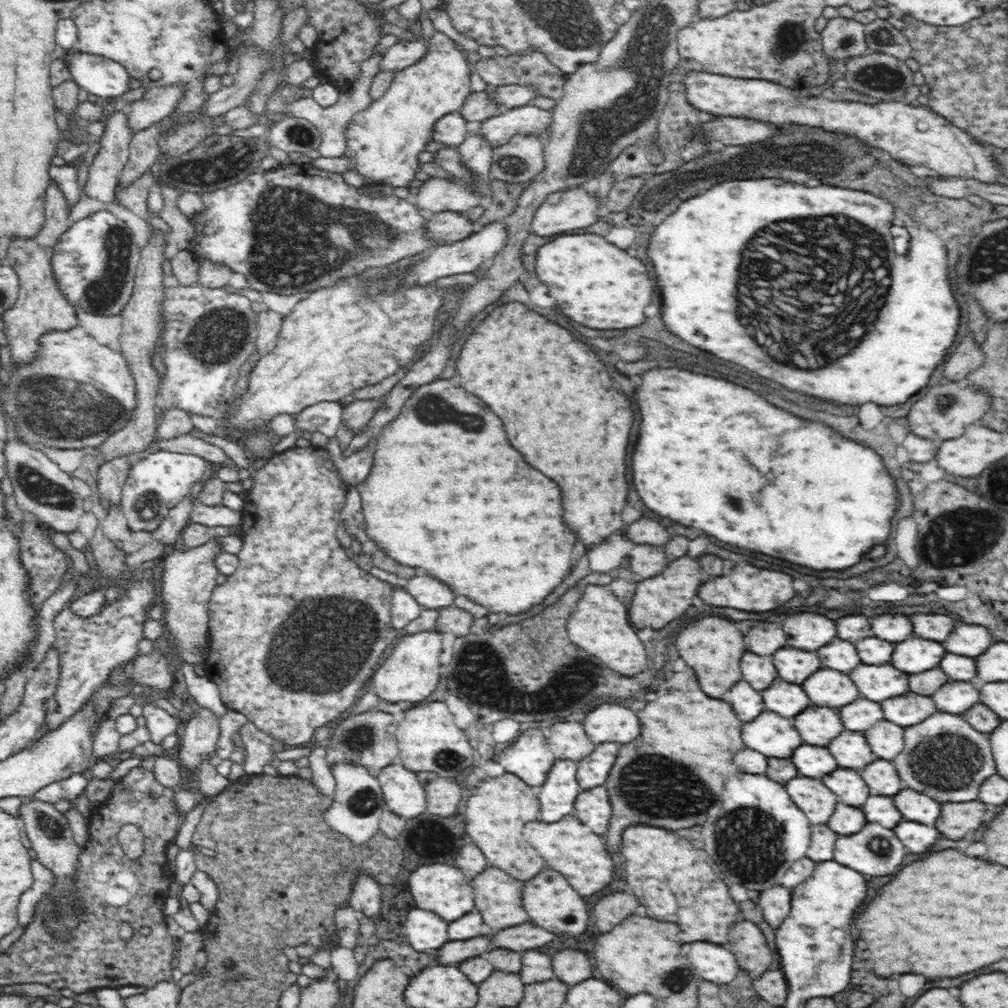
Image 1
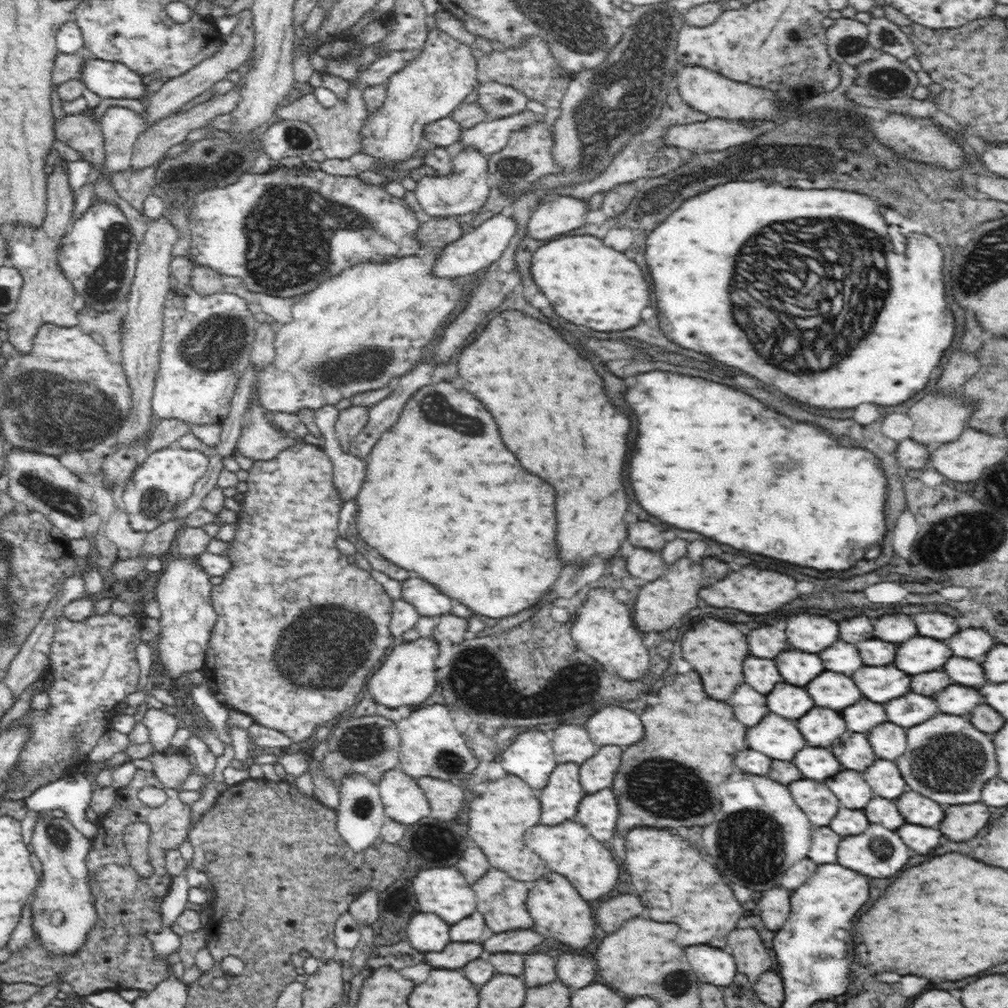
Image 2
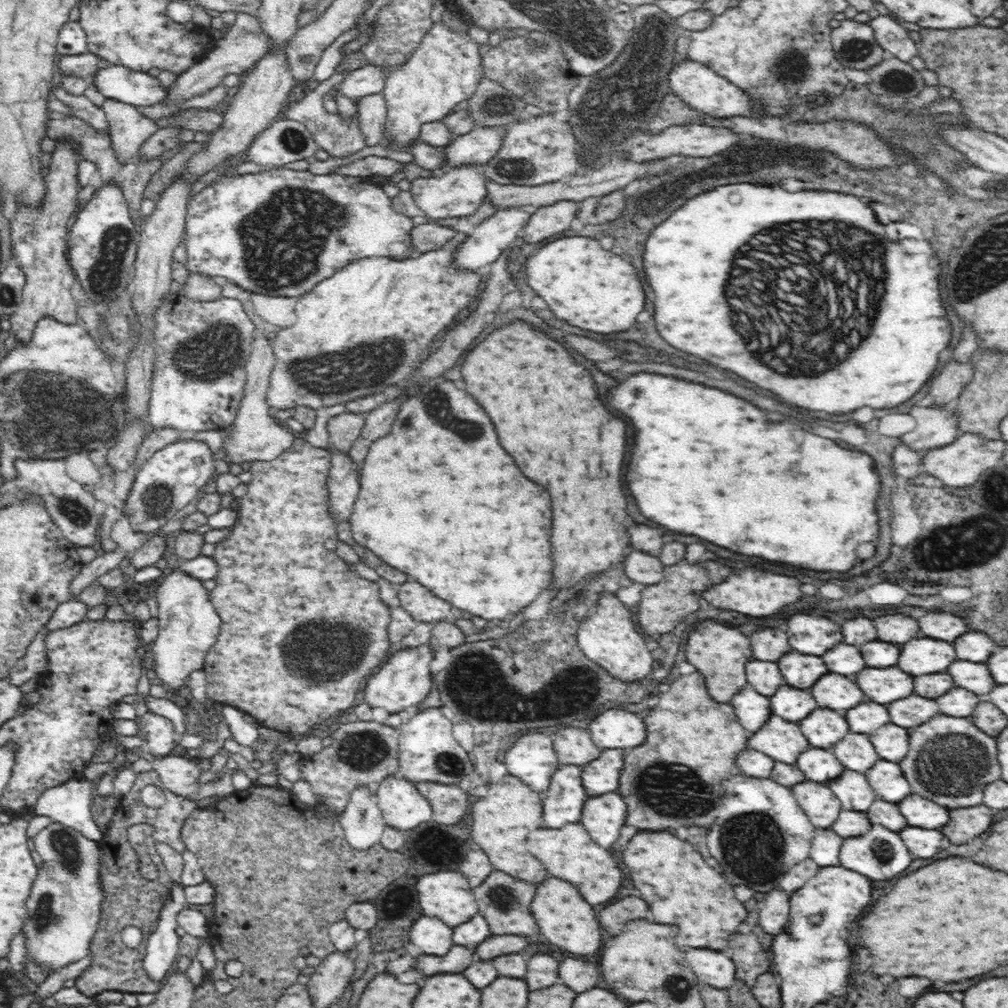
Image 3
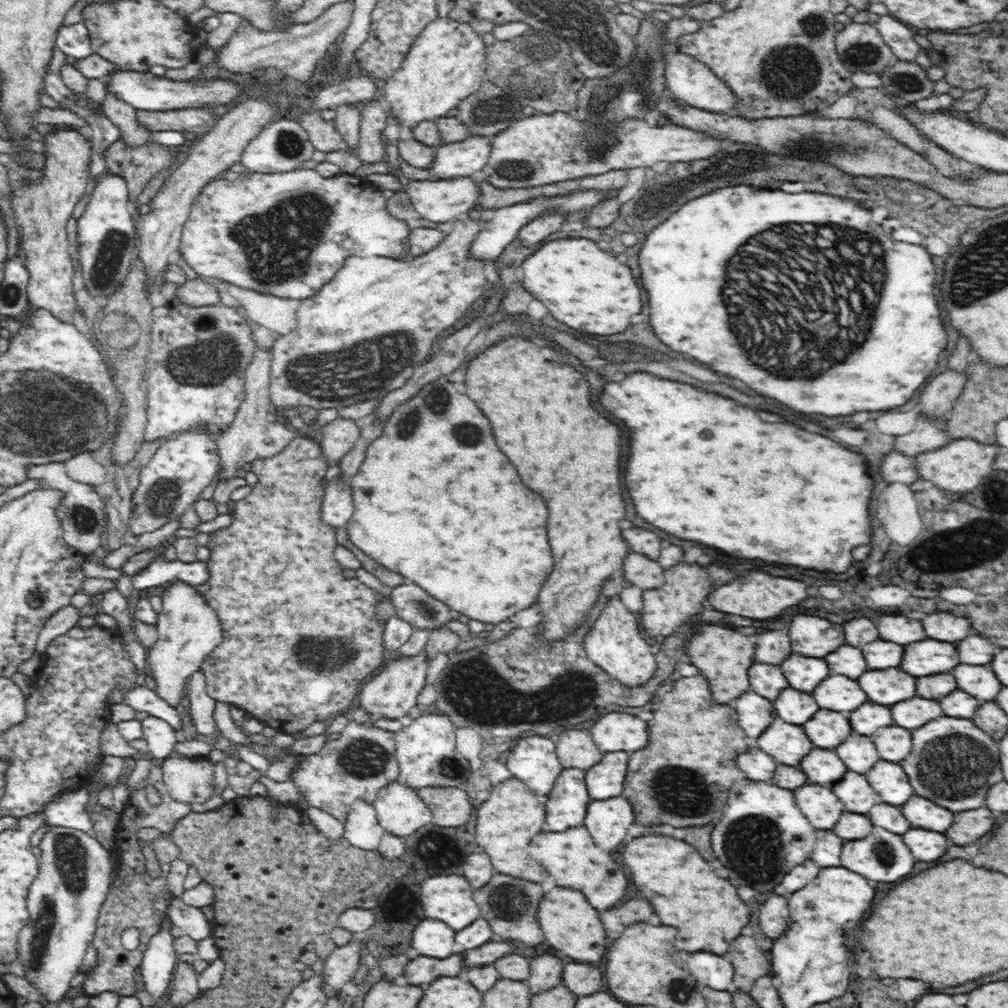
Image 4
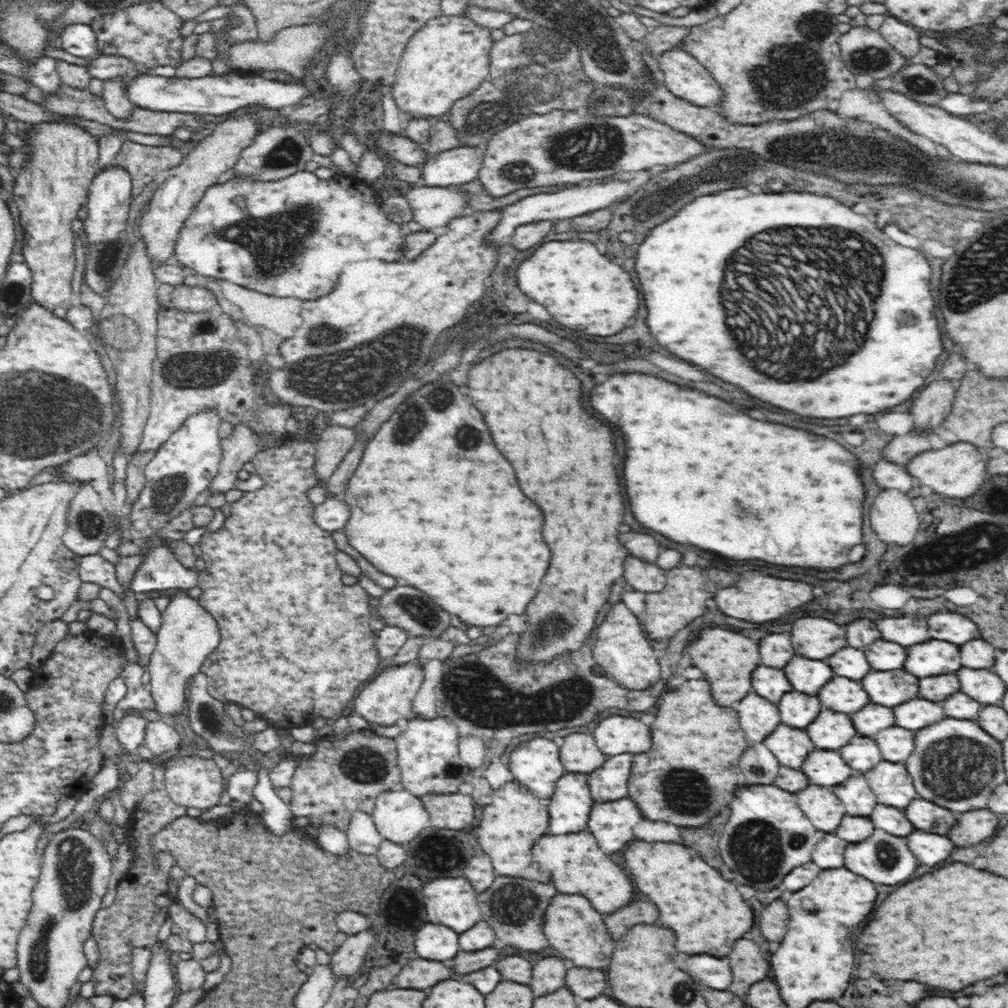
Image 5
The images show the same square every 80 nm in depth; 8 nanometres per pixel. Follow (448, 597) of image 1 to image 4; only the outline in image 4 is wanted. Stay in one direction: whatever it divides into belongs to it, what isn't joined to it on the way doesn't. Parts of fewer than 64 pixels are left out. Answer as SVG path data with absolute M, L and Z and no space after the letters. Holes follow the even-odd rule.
M414 583L395 586L391 592L395 614L415 628L438 629L451 620L448 605L437 601Z

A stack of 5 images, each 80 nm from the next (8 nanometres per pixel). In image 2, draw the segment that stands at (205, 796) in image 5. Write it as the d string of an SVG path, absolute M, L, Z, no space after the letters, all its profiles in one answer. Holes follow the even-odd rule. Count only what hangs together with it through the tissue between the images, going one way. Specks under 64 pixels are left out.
M155 751L148 759L153 764L157 780L165 788L178 788L180 782L190 774L190 764L182 756L162 755Z

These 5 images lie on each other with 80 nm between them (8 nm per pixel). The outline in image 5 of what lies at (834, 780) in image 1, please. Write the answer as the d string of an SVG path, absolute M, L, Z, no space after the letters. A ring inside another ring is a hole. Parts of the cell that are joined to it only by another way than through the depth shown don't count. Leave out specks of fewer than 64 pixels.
M852 774L848 776L843 784L836 785L836 790L832 790L844 804L846 812L850 816L870 816L874 807L879 803L877 796L870 789L862 774Z

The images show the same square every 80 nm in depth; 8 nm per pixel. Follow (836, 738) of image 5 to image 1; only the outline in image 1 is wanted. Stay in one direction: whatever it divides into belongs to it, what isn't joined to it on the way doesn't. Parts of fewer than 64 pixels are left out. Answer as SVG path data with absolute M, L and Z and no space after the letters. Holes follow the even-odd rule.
M814 704L796 714L793 722L802 742L821 747L826 747L845 729L837 709Z

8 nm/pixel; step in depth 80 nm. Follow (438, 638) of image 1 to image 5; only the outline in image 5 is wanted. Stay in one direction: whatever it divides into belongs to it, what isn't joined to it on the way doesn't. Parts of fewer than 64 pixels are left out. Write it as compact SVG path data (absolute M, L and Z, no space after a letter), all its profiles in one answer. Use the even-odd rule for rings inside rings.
M418 660L400 664L400 666L394 664L387 666L385 664L373 680L364 685L364 688L360 690L360 694L355 696L353 710L356 710L360 716L364 716L368 722L384 724L384 726L396 724L398 718L412 719L415 717L413 702L423 680L424 671Z

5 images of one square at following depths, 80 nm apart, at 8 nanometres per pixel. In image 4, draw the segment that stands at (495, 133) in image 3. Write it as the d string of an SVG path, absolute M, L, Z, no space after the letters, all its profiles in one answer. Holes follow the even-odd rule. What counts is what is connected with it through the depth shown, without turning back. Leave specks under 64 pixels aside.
M472 134L464 140L440 145L430 168L432 179L470 177L478 172L492 152L491 140L492 136Z

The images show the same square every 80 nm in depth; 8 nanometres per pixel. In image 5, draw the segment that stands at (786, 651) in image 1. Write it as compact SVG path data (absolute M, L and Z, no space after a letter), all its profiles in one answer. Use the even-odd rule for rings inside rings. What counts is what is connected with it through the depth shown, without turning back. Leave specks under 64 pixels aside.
M796 654L788 666L784 666L784 672L796 691L816 696L820 688L834 676L832 668L824 662Z

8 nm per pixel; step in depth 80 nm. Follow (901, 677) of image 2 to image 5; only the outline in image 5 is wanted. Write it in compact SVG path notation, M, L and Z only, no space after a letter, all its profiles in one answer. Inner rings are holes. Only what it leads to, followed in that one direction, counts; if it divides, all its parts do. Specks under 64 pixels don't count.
M904 670L868 672L860 684L870 694L870 700L882 706L898 706L918 696L918 678Z

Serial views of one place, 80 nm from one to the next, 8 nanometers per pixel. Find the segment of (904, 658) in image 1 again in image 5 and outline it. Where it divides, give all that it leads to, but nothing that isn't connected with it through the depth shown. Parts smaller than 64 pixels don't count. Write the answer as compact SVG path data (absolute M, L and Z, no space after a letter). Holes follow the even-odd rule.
M928 640L920 646L910 646L908 662L904 664L904 668L918 678L956 672L960 666L958 646L940 640Z

